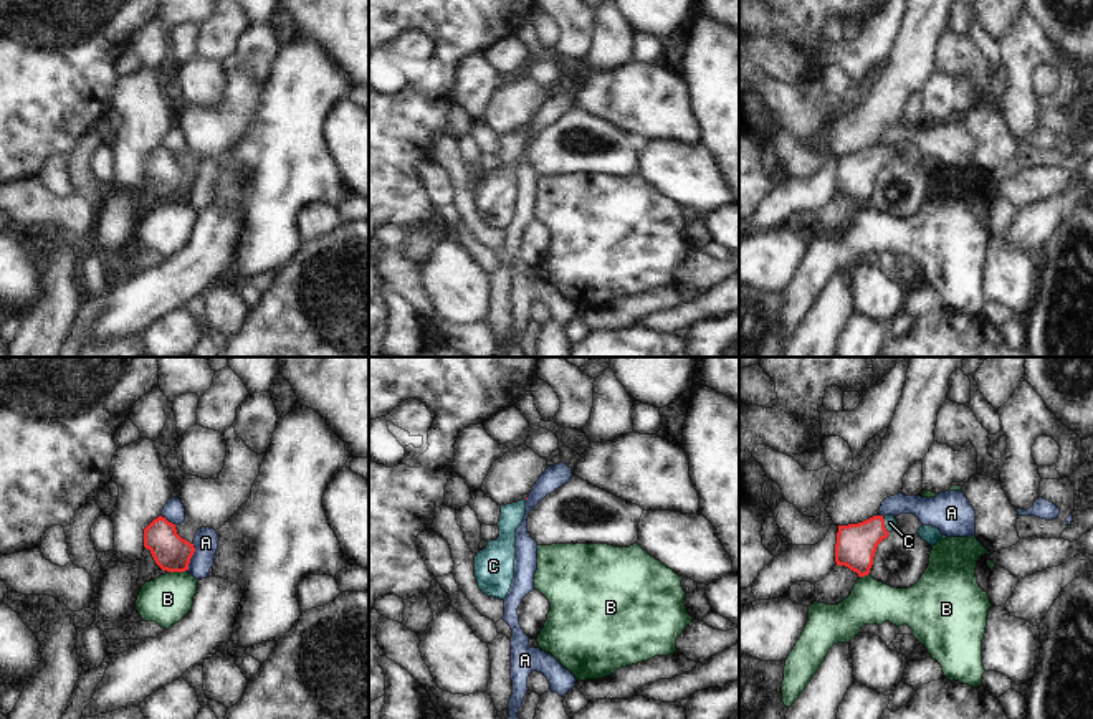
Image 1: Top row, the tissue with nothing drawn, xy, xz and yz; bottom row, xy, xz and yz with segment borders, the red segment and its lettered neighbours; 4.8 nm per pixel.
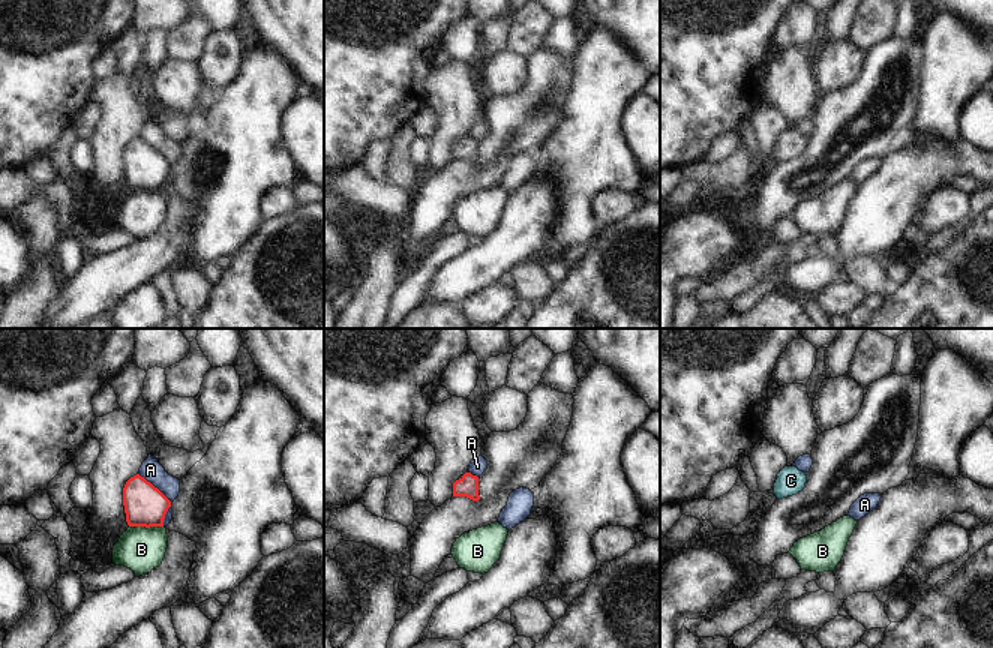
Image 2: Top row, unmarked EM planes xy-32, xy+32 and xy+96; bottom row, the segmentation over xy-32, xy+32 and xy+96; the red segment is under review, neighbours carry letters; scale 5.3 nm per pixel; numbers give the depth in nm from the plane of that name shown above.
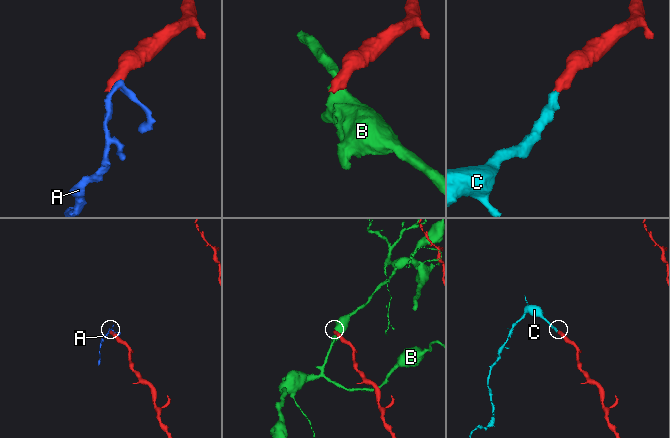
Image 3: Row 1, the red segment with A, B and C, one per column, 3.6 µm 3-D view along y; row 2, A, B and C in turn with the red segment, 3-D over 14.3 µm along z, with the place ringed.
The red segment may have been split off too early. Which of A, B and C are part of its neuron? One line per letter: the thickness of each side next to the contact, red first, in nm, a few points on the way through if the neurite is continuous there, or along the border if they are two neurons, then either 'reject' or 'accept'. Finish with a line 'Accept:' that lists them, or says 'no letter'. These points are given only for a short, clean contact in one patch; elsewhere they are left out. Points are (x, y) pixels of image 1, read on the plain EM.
A: 180/120 nm | along xy (194, 174), (187, 200) | reject
B: 180/240 nm | along xy (186, 199), (171, 202) | reject
C: 200/60 nm | across yz (855, 177), (872, 161), (883, 156), (890, 152) | accept
Accept: C

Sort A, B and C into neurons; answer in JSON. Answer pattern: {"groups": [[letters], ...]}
{"groups": [["A"], ["B"], ["C"]]}

